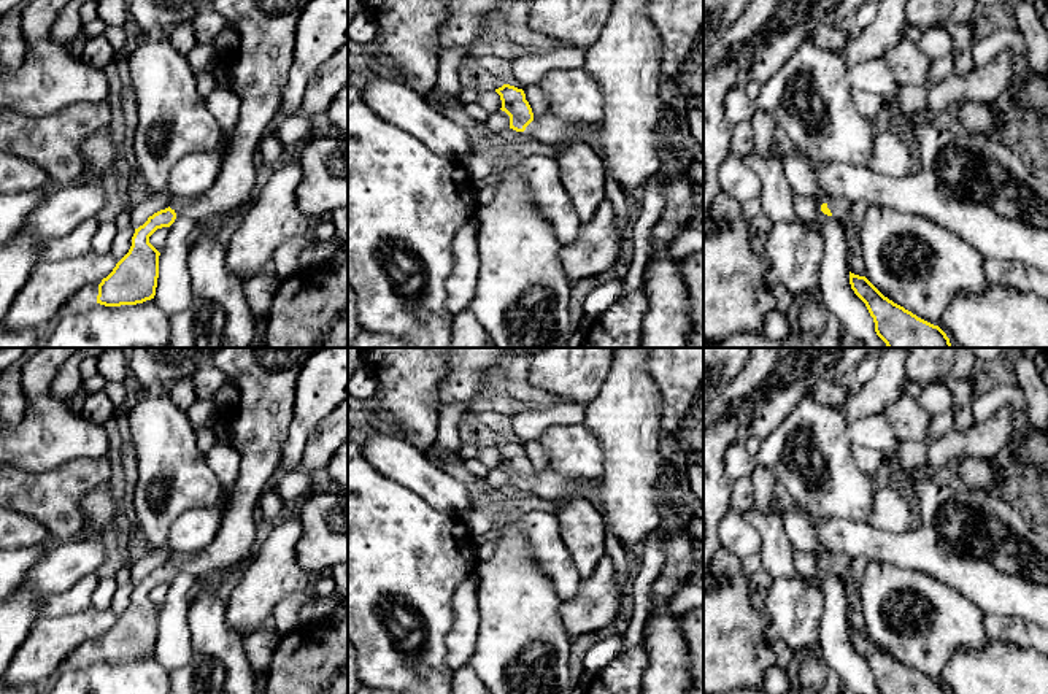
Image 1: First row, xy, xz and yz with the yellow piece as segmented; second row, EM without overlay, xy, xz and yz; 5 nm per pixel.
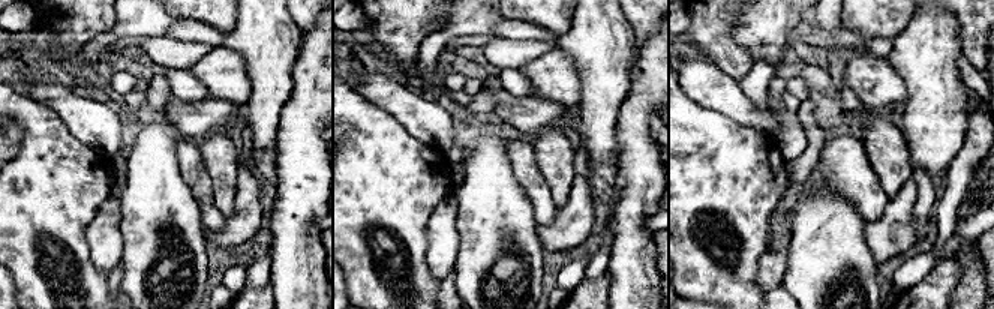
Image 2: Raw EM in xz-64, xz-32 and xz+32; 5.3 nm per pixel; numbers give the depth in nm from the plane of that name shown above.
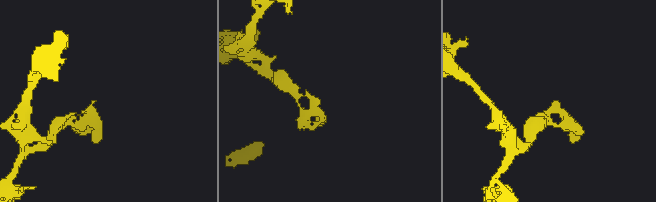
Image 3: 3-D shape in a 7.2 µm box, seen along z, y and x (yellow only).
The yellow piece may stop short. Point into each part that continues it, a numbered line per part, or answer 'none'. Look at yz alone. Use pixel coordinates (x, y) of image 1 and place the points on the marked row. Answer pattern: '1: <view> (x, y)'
1: yz (840, 208)

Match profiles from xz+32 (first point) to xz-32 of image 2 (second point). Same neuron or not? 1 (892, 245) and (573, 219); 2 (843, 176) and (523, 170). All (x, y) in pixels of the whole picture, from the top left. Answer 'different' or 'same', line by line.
1: same
2: same

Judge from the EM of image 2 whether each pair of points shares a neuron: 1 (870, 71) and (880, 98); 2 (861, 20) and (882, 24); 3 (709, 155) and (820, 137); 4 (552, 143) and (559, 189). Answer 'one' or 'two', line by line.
1: one
2: one
3: two
4: one

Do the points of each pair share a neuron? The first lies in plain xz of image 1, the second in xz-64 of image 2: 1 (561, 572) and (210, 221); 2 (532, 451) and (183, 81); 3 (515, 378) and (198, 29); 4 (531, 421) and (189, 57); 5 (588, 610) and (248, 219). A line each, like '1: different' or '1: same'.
1: same
2: same
3: same
4: same
5: same

